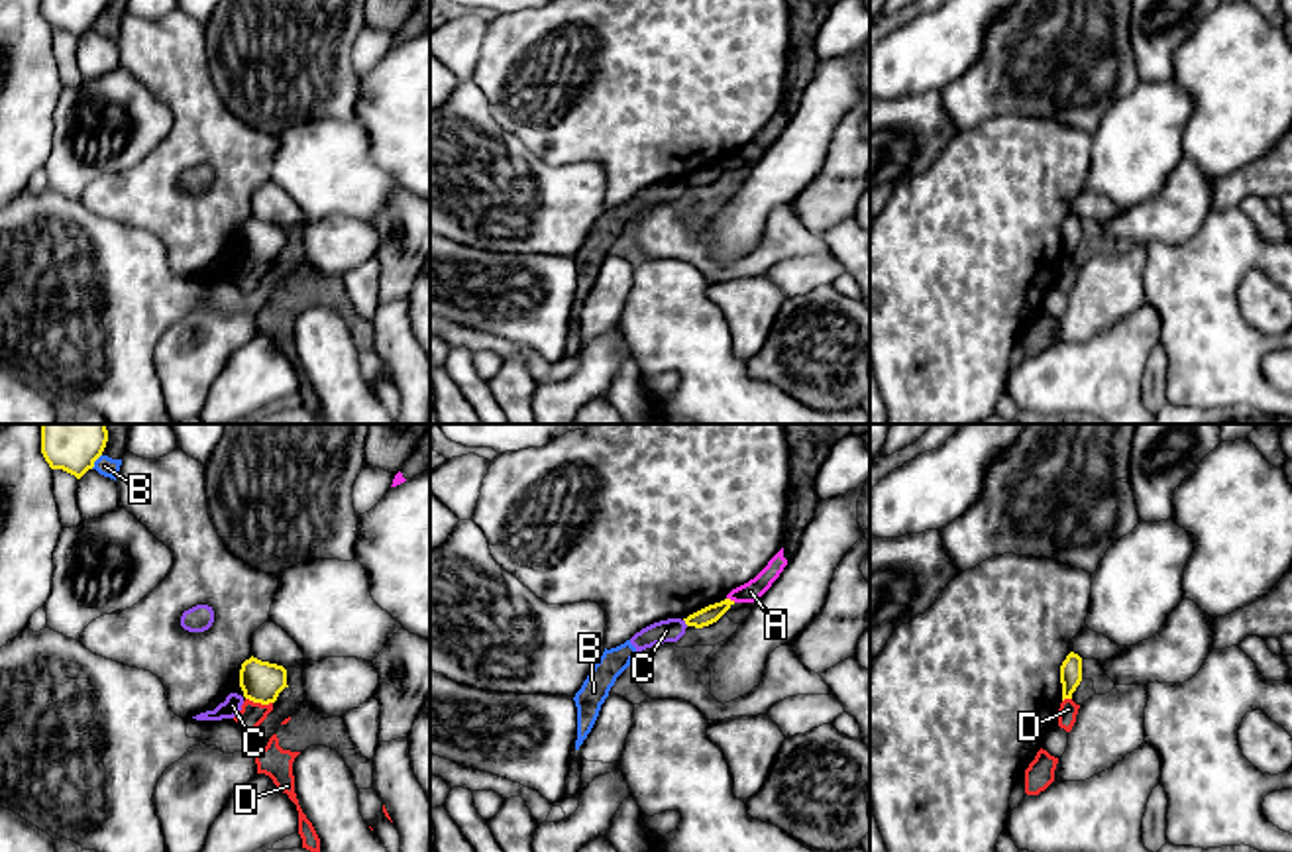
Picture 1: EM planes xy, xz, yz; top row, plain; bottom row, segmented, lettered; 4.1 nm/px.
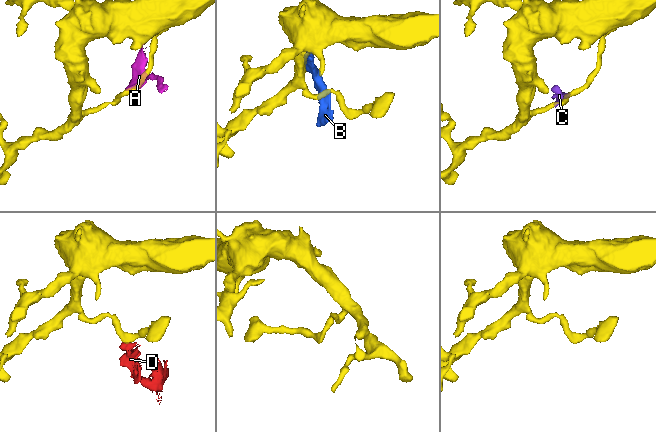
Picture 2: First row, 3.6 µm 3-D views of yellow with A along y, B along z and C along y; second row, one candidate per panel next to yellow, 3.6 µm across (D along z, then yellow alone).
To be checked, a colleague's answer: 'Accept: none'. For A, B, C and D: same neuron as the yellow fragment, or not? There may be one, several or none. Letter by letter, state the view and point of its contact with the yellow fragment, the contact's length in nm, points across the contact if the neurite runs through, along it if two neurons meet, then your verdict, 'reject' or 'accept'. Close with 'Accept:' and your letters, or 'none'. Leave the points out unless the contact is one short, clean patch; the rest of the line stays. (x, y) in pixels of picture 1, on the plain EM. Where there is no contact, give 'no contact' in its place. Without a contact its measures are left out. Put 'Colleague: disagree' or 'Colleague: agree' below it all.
A: meets yellow in xz at (729, 159); contact 40 nm long; border along xz (727, 158), (735, 161); reject
B: meets yellow in xy at (95, 20); contact 80 nm long; reject
C: meets yellow in xz at (686, 183); contact 40 nm long; border along xz (684, 179), (688, 185); reject
D: meets yellow in xy at (260, 262); contact 110 nm long; border along xy (246, 258), (258, 264), (271, 264); reject
Accept: none
Colleague: agree

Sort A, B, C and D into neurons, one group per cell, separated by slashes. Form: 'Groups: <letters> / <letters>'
Groups: A / B C / D

